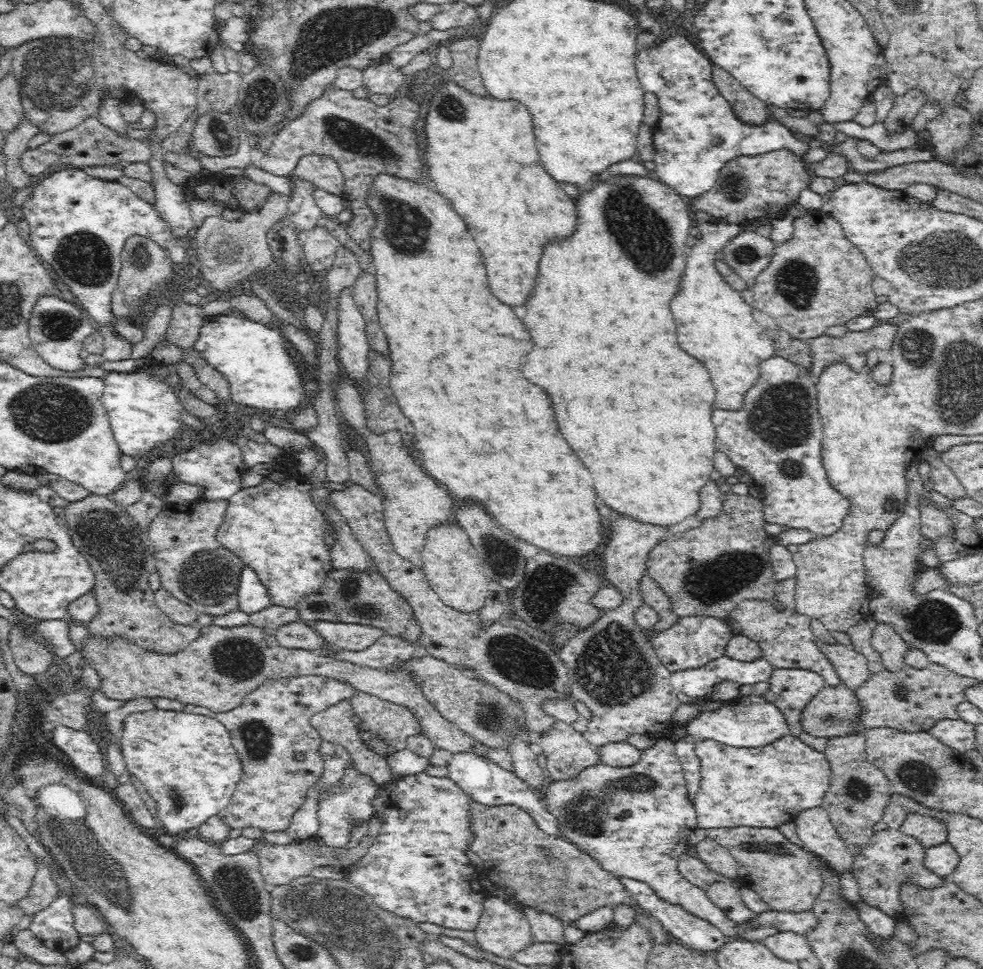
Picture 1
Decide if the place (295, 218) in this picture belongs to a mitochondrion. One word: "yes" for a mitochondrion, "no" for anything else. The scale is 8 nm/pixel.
no

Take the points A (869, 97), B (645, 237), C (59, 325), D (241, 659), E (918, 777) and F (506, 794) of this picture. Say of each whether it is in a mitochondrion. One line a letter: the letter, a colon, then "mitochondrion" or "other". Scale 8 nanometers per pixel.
A: other
B: mitochondrion
C: mitochondrion
D: mitochondrion
E: mitochondrion
F: other

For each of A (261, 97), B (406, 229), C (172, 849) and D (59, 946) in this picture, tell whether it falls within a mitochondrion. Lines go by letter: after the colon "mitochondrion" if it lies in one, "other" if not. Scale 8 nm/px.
A: mitochondrion
B: mitochondrion
C: other
D: other

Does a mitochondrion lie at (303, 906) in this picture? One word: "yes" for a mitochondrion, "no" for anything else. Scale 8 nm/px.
yes

